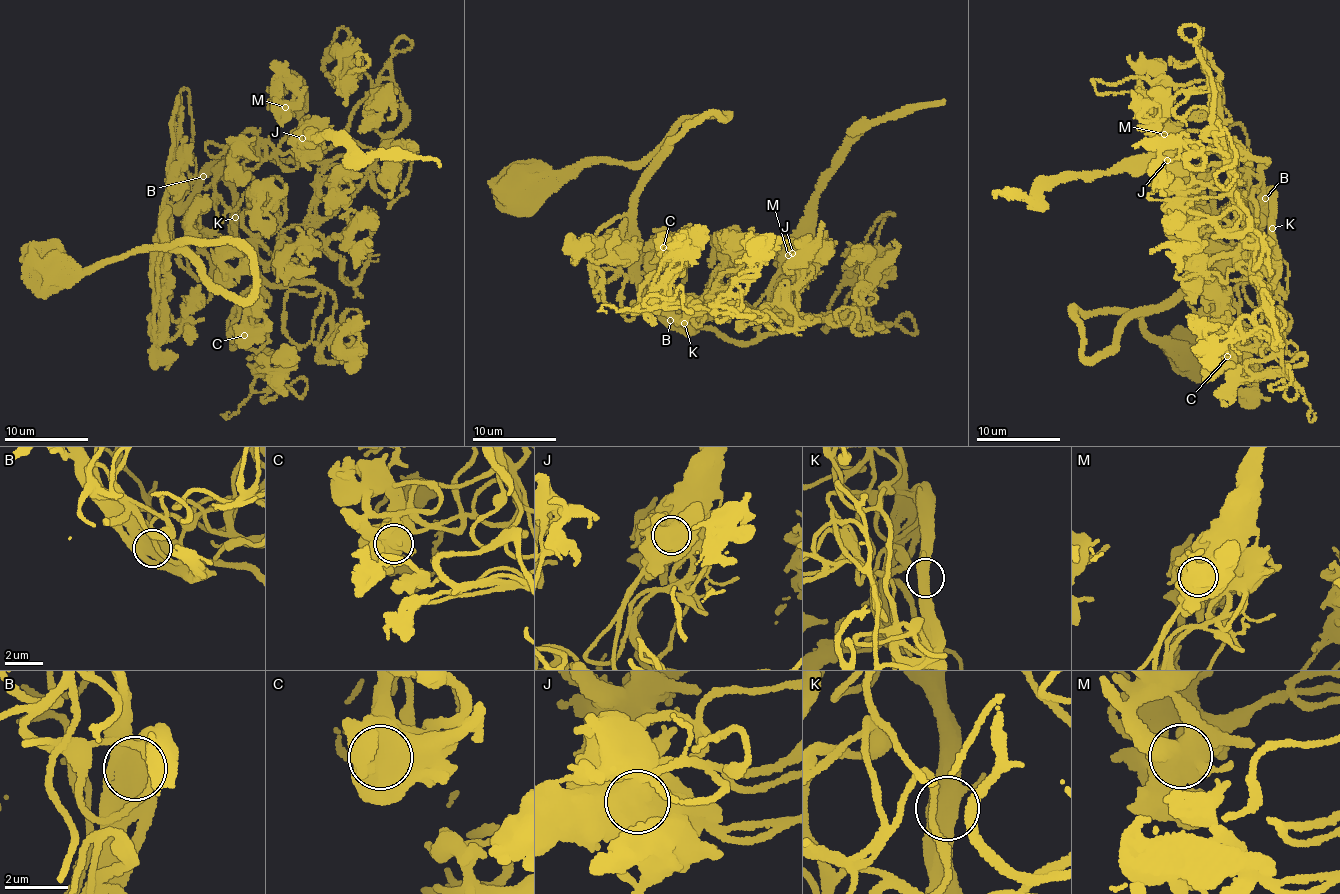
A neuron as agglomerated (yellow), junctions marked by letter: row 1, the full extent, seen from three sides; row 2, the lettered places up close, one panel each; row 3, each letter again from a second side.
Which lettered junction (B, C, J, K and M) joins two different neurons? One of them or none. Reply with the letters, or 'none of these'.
J

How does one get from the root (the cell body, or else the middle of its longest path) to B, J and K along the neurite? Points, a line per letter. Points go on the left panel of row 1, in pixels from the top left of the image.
B: (50, 268), (234, 241), (252, 262), (248, 299), (228, 298), (167, 241), (163, 213), (204, 177)
J: (50, 268), (234, 241), (252, 262), (248, 299), (224, 294), (161, 217), (219, 169), (255, 168), (302, 138)
K: (50, 268), (234, 241), (252, 262), (248, 299), (224, 294), (167, 241), (161, 217), (221, 179), (235, 217)

